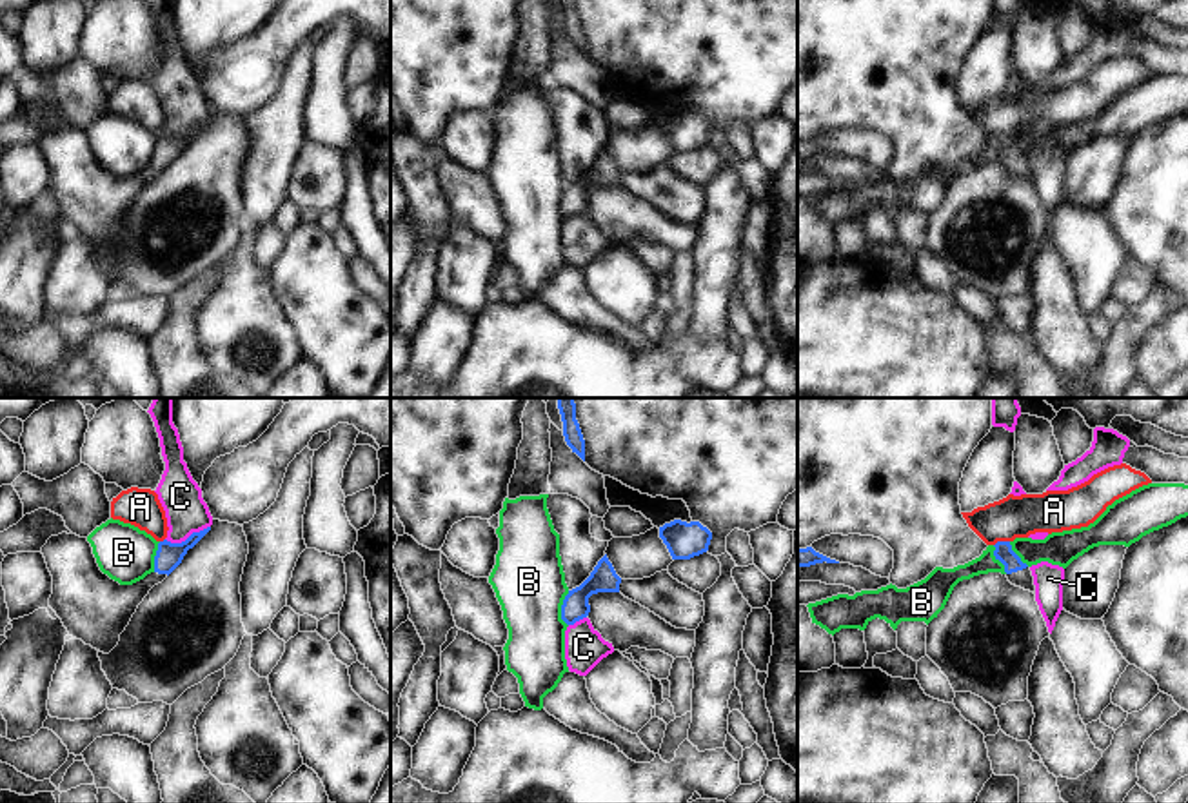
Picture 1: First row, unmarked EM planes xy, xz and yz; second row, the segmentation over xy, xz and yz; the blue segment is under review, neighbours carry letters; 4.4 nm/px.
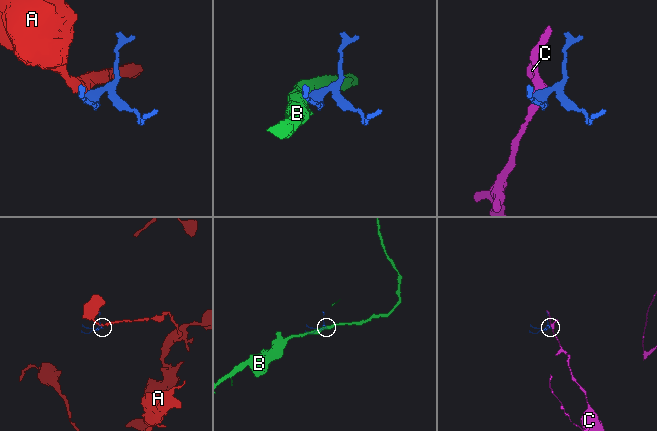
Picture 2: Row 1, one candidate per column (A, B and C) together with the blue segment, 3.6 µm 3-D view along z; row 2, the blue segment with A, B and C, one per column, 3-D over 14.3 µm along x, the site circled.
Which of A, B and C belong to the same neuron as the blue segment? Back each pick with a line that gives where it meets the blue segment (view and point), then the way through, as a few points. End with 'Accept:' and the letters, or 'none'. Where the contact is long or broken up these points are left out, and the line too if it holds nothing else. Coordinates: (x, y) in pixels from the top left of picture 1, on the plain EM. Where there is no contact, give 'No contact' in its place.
Accept: none.

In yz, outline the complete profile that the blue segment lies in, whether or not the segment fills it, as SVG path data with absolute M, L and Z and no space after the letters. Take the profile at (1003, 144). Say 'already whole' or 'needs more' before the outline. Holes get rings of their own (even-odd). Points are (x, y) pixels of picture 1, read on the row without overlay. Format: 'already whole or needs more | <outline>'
needs more | M997 134L994 144L995 153L1005 158L1006 171L1012 178L1035 187L1034 169L1026 156L1012 144L1010 134Z

